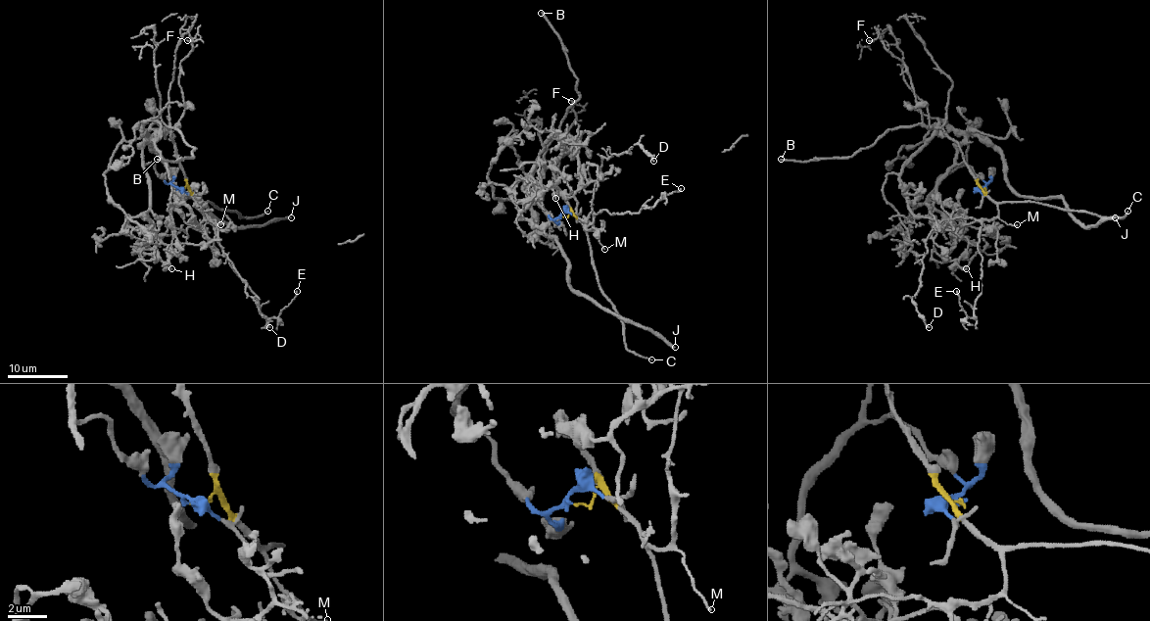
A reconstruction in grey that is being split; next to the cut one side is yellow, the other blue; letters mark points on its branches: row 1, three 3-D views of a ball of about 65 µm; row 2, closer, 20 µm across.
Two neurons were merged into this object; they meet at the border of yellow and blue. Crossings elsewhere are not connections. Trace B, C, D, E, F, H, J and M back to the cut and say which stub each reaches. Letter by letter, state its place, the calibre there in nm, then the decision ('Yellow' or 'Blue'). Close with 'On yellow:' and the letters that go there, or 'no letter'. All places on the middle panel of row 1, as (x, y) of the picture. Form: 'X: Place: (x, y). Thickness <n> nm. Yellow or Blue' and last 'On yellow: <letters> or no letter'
B: Place: (541, 13). Thickness 240 nm. Yellow
C: Place: (651, 359). Thickness 100 nm. Yellow
D: Place: (653, 161). Thickness 160 nm. Yellow
E: Place: (681, 188). Thickness 120 nm. Yellow
F: Place: (571, 101). Thickness 120 nm. Yellow
H: Place: (555, 198). Thickness 140 nm. Blue
J: Place: (675, 347). Thickness 280 nm. Blue
M: Place: (604, 249). Thickness 110 nm. Yellow
On yellow: B, C, D, E, F, M

